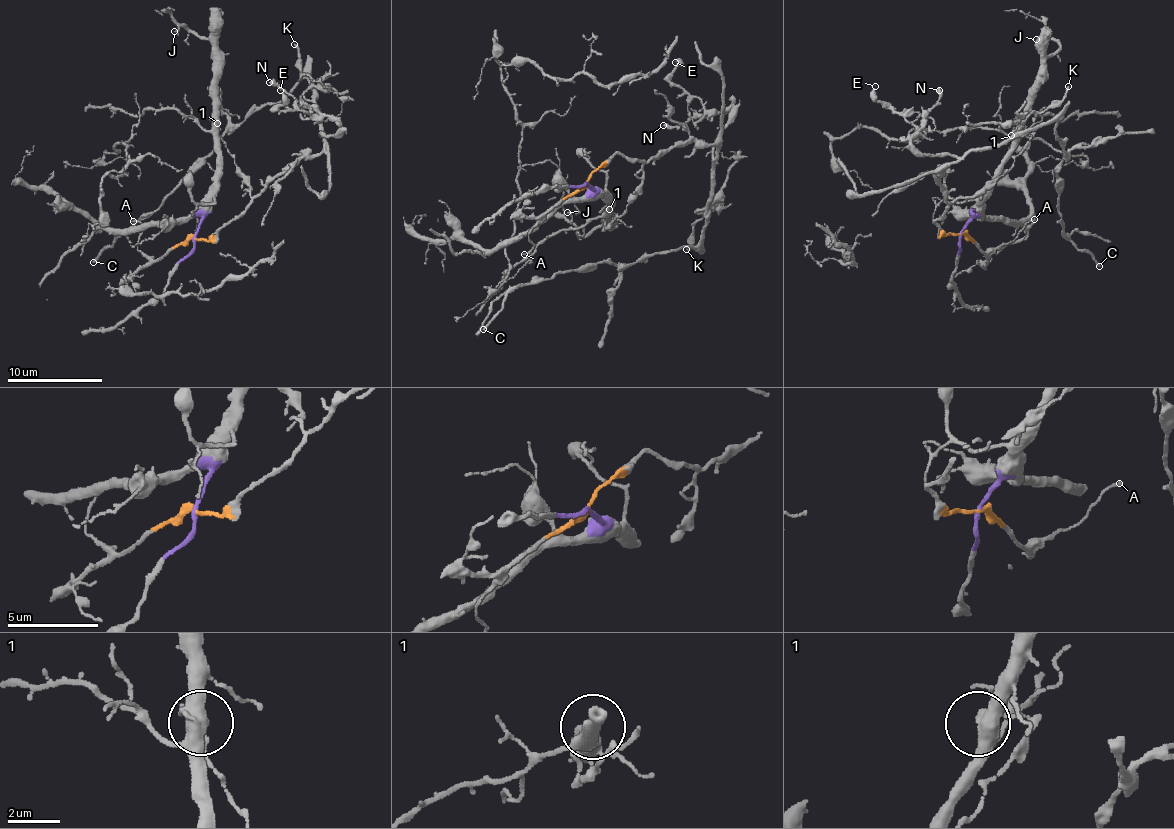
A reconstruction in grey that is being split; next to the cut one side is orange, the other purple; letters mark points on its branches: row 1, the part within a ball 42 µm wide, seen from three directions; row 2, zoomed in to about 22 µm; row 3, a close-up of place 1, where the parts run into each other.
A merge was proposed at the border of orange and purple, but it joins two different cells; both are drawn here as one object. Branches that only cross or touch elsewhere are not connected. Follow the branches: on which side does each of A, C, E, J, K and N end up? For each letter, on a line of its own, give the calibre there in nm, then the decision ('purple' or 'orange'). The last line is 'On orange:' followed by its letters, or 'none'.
A: calibre 130 nm; orange
C: calibre 170 nm; orange
E: calibre 220 nm; orange
J: calibre 80 nm; purple
K: calibre 170 nm; orange
N: calibre 320 nm; orange
On orange: A, C, E, K, N

